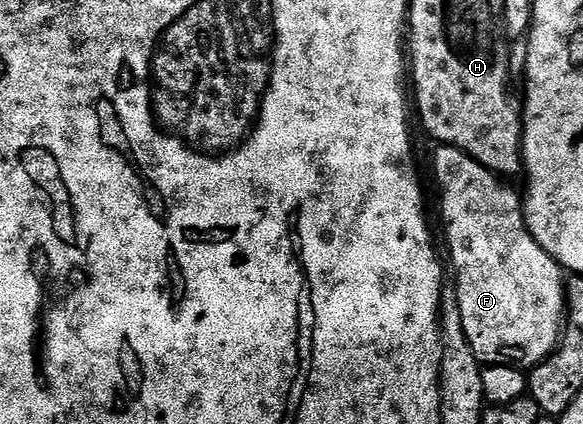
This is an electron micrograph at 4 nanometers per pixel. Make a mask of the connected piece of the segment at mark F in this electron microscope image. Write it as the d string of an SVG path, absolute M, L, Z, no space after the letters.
M438 146L434 152L434 176L438 179L438 188L442 191L442 220L446 223L446 244L450 247L450 260L458 271L458 301L460 302L460 318L464 318L464 334L468 338L468 346L472 346L472 354L476 354L479 364L504 364L513 365L517 369L529 370L541 360L549 358L551 352L558 346L558 341L564 327L566 314L566 282L562 265L556 263L546 251L532 238L532 234L526 225L526 214L524 211L524 200L509 188L509 183L503 182L495 173L489 172L480 162L476 162L466 152L453 146Z

